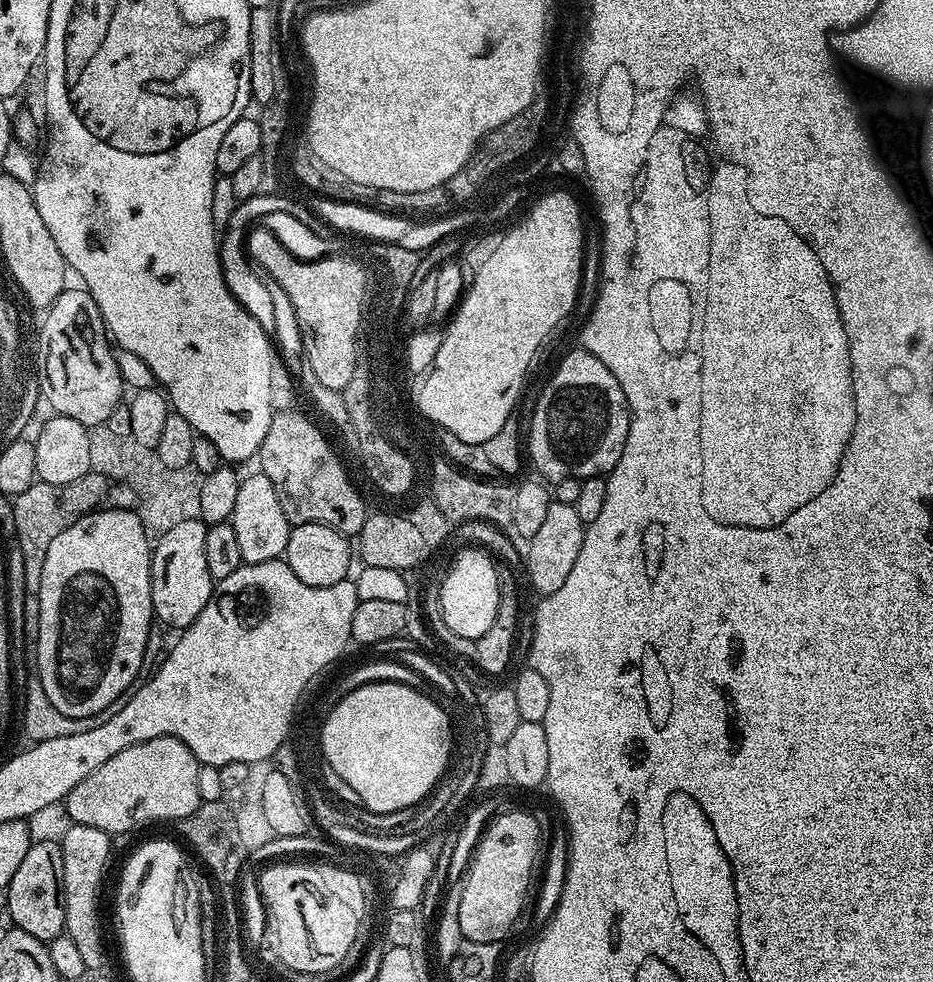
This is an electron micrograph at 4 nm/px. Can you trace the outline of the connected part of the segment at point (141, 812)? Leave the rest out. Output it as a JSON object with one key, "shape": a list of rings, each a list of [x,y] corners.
{"shape":[[[173,736],[150,738],[126,750],[118,750],[114,758],[102,762],[94,774],[82,778],[66,798],[66,807],[72,824],[94,826],[115,834],[128,832],[151,820],[177,822],[194,814],[202,803],[198,794],[198,770],[202,767],[196,755]]]}

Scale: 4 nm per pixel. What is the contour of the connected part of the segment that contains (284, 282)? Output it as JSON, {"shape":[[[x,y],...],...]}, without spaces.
{"shape":[[[263,226],[256,227],[246,236],[246,249],[248,248],[249,254],[252,255],[251,263],[261,267],[265,277],[278,282],[279,286],[286,290],[297,315],[304,356],[309,360],[315,377],[330,390],[343,393],[346,382],[350,382],[354,375],[356,366],[356,353],[351,340],[356,333],[356,308],[358,294],[362,291],[358,286],[356,268],[351,267],[349,258],[299,260],[282,246],[270,230]]]}

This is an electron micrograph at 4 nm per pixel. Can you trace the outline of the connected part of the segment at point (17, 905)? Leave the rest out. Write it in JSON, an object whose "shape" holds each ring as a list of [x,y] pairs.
{"shape":[[[54,841],[33,843],[30,850],[26,850],[26,858],[22,858],[14,878],[10,878],[6,899],[8,899],[8,916],[12,919],[11,923],[15,927],[26,930],[26,934],[34,934],[34,938],[45,942],[56,936],[65,935],[63,878],[64,863],[59,843]]]}

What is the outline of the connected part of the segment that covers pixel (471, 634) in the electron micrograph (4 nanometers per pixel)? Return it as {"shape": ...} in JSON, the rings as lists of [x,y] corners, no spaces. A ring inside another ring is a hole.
{"shape":[[[468,546],[463,550],[465,552],[458,553],[456,561],[449,566],[444,580],[439,581],[438,597],[442,618],[450,630],[459,639],[475,642],[482,638],[482,634],[486,634],[486,630],[490,630],[490,626],[494,626],[494,618],[498,614],[498,564],[483,547]]]}

